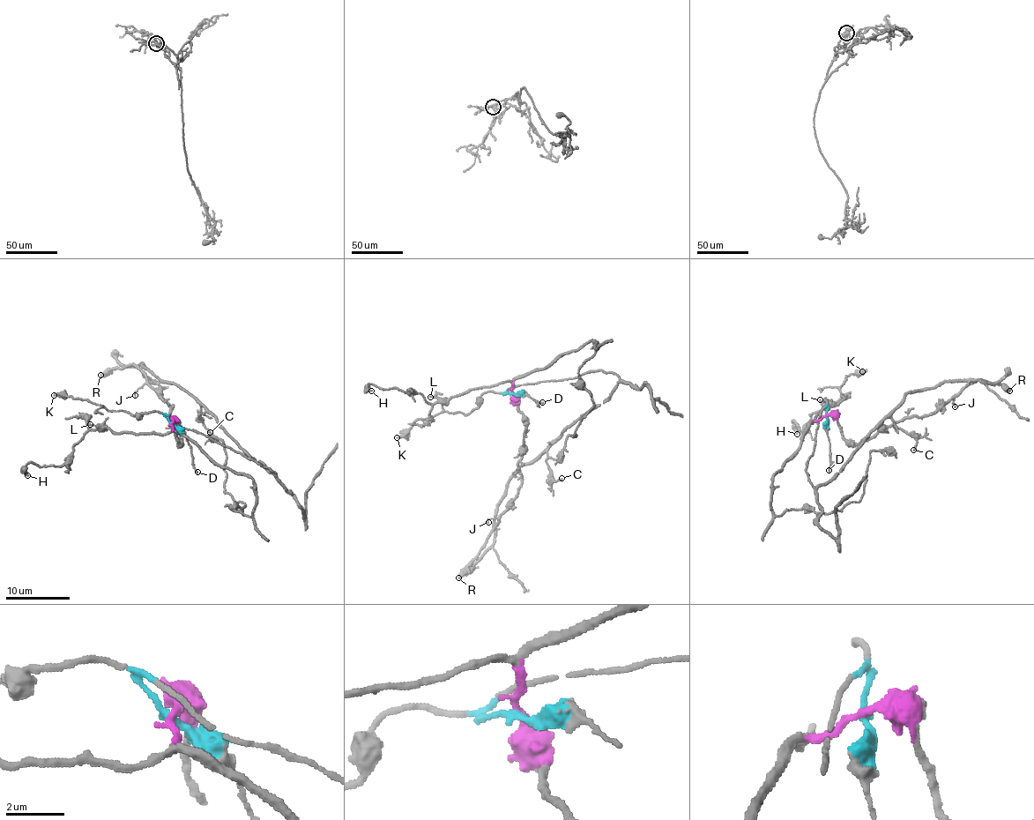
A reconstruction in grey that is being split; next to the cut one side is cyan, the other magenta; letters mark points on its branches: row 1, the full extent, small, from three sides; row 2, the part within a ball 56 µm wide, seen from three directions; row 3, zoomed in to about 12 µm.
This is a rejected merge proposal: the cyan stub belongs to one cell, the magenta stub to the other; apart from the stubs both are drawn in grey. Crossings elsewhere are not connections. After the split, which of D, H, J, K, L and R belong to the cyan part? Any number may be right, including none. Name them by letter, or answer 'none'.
D, K

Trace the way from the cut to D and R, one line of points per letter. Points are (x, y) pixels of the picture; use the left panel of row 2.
D: (172, 423), (186, 438), (197, 473)
R: (172, 423), (178, 443), (175, 421), (169, 413), (173, 406), (138, 367), (130, 363), (111, 368), (100, 376)

